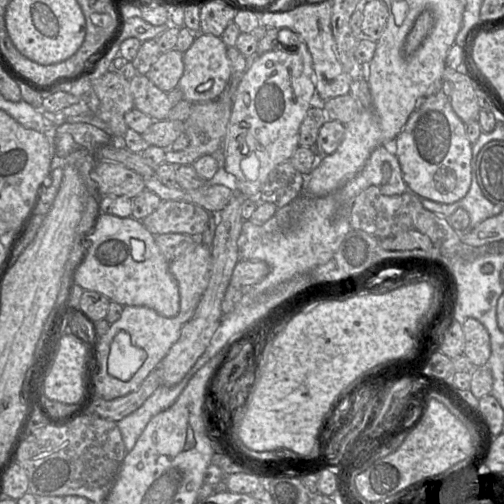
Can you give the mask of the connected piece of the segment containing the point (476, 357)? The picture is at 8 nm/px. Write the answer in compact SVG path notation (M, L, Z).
M467 318L462 326L465 336L464 355L476 367L485 365L491 355L491 342L487 329L475 318Z

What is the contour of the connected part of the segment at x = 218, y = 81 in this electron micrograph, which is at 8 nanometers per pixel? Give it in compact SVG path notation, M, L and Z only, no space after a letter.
M202 32L196 34L193 43L183 52L184 71L178 87L183 92L184 100L193 104L208 102L216 99L224 91L232 75L227 49L221 36Z

